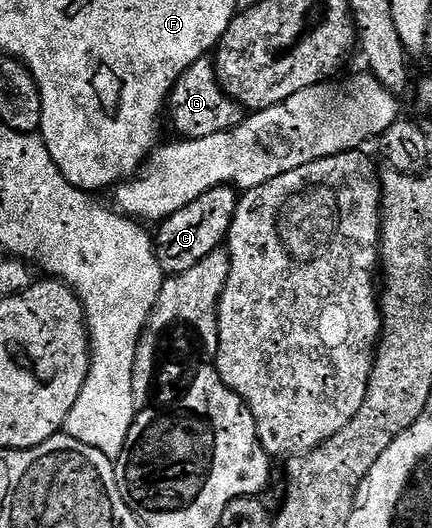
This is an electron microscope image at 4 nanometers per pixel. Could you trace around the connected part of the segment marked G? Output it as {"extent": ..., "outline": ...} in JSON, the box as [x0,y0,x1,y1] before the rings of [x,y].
{"extent":[167,55,247,139],"outline":[[[206,55],[199,58],[175,84],[169,93],[167,102],[167,117],[173,120],[173,125],[178,129],[180,136],[185,139],[219,135],[239,127],[246,119],[247,111],[237,101],[233,101],[221,90],[217,81],[217,70],[212,56]]]}

